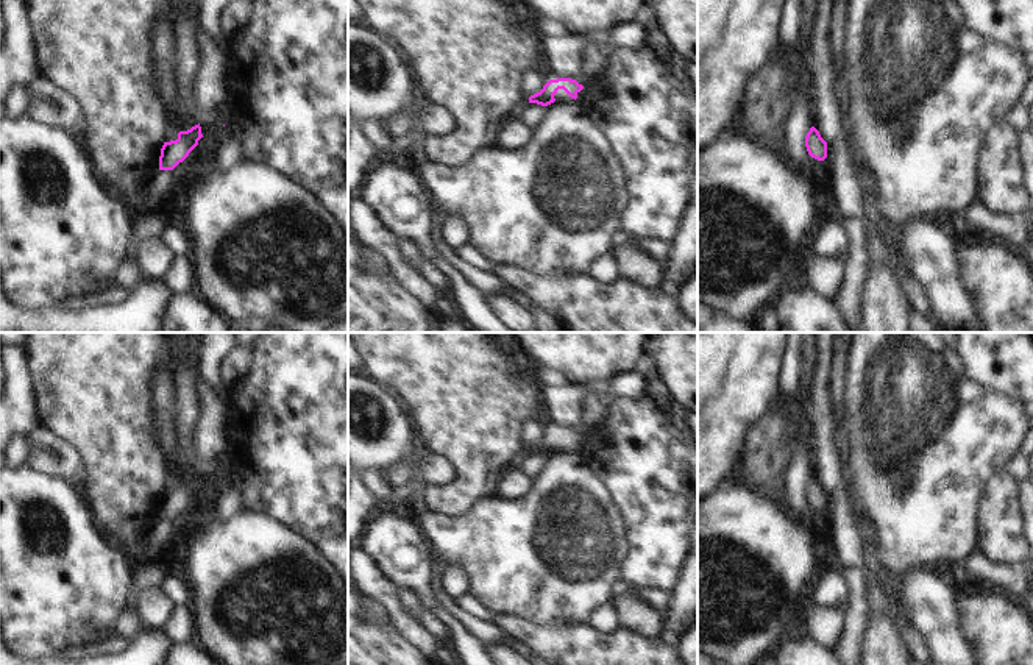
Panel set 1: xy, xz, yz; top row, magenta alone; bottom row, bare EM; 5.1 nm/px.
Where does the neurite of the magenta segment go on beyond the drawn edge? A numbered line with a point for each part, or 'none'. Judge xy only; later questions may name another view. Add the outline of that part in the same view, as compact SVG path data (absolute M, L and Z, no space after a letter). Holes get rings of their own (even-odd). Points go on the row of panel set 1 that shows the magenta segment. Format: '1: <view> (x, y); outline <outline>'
none

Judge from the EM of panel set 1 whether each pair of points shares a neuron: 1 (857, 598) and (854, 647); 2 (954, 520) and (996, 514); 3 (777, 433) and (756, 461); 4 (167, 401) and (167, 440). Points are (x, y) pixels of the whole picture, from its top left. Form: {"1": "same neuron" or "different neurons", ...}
{"1": "same neuron", "2": "different neurons", "3": "same neuron", "4": "same neuron"}

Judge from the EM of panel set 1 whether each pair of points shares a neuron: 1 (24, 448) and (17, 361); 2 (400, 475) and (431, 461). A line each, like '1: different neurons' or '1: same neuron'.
1: different neurons
2: same neuron

